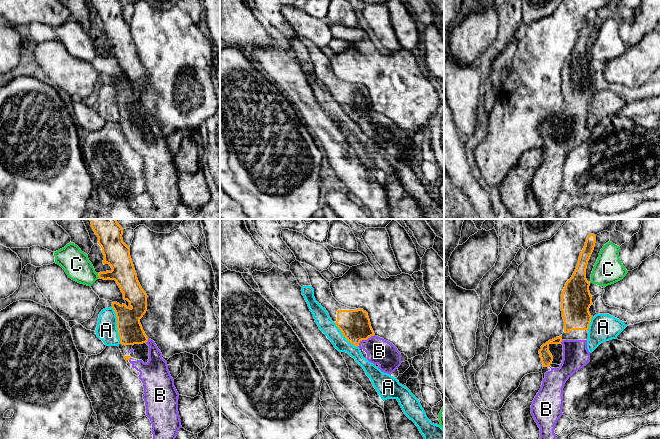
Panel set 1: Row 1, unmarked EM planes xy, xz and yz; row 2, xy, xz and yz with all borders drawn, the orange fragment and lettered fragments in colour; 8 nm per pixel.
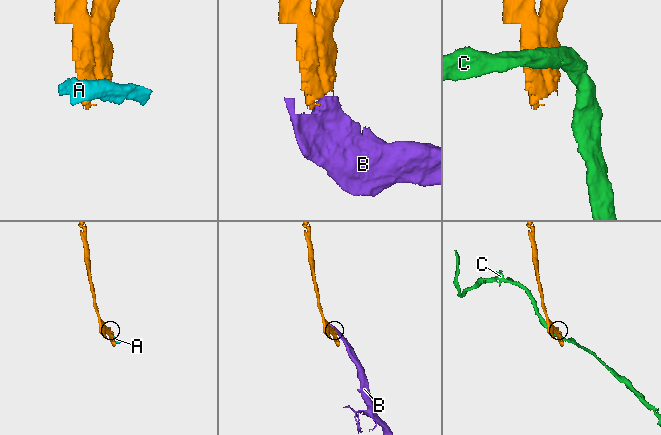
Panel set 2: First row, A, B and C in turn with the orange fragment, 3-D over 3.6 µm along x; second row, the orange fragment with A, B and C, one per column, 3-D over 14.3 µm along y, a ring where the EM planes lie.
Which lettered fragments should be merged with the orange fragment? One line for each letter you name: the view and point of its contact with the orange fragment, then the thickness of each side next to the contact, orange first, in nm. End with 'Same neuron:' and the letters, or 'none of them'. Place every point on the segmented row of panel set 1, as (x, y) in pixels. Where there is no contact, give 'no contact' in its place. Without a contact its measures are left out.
B: contact xz (362, 339); calibres 240 and 200 nm
Same neuron: B

